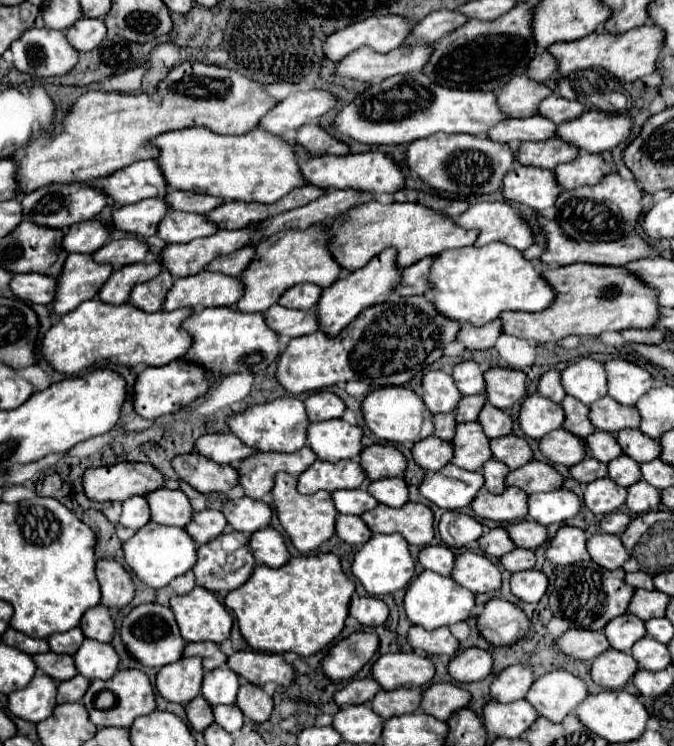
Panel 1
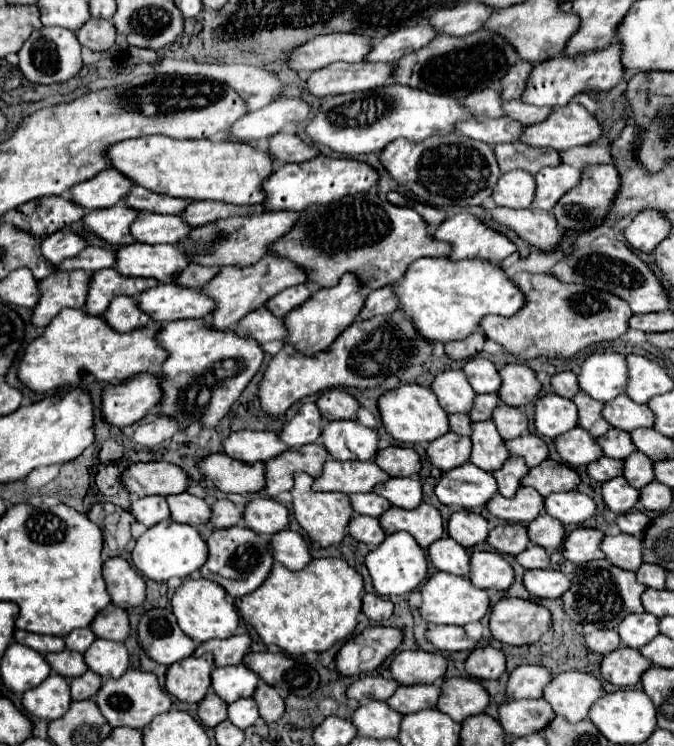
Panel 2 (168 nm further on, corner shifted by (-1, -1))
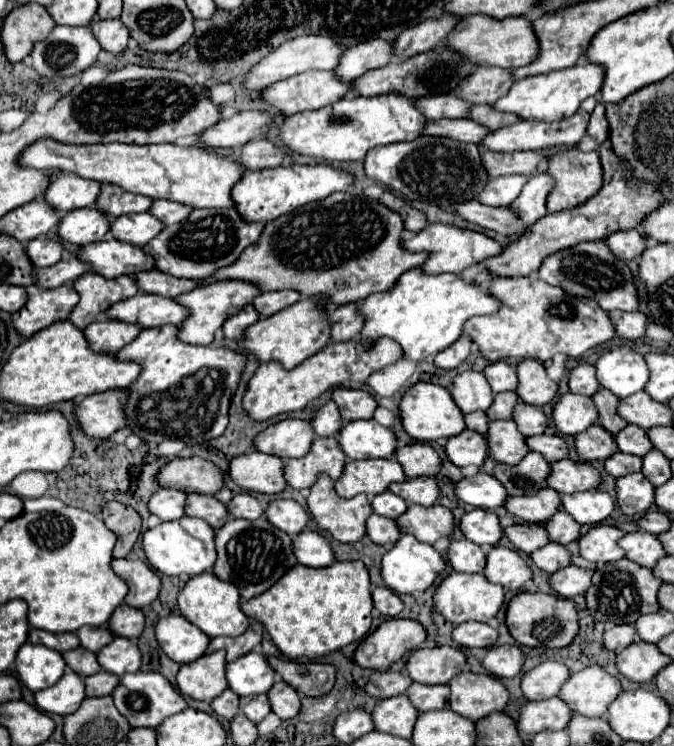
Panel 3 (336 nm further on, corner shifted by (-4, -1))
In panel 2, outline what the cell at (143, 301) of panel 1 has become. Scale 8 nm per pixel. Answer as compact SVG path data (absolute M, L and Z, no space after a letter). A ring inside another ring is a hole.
M113 298L111 306L103 314L103 320L117 332L133 332L137 328L143 328L149 324L149 316L137 310L135 298Z

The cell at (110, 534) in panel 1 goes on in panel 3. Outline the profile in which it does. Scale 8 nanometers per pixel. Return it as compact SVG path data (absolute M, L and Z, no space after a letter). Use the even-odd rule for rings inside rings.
M108 502L102 508L102 520L104 524L118 536L118 542L114 546L114 558L126 558L132 550L134 542L140 536L140 524L142 518L138 512L126 504L120 502Z

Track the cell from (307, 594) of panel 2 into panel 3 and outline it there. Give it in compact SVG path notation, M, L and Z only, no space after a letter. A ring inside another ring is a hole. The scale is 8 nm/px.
M360 560L332 562L324 568L306 568L298 564L274 590L240 602L240 610L248 618L264 624L272 642L286 658L318 658L362 640L370 630L372 598L368 570Z

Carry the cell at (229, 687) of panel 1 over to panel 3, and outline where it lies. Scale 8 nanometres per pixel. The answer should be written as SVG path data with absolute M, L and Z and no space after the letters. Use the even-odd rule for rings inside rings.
M248 652L226 666L226 680L228 688L234 690L234 694L252 696L266 694L272 688L276 674L268 666L266 656Z

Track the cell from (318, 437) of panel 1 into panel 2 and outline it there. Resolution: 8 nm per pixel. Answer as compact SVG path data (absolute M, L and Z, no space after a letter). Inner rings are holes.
M355 420L329 422L321 440L335 460L371 460L379 450L379 434Z

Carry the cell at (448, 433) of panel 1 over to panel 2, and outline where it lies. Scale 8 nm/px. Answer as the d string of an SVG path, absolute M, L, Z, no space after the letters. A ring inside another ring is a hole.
M449 414L449 426L455 434L461 434L461 436L469 436L471 434L471 418L469 414Z

